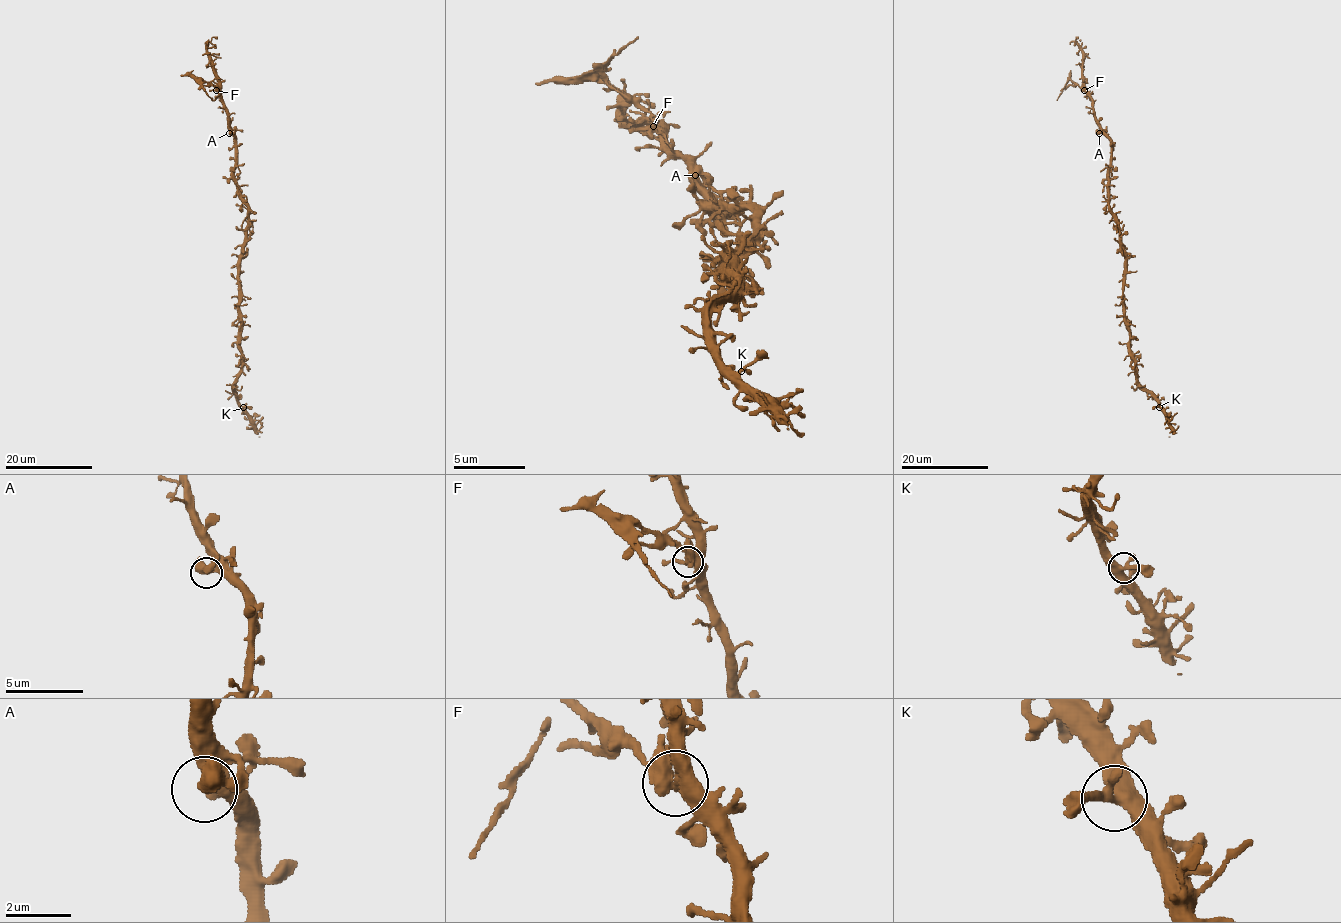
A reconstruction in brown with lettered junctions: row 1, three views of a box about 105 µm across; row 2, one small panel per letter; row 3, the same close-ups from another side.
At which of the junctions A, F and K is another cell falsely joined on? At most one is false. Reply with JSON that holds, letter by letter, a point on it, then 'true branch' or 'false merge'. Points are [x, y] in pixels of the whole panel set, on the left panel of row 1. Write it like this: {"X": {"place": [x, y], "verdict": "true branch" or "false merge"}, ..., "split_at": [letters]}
{"A": {"place": [229, 133], "verdict": "true branch"}, "F": {"place": [216, 90], "verdict": "false merge"}, "K": {"place": [243, 407], "verdict": "true branch"}, "split_at": ["F"]}

